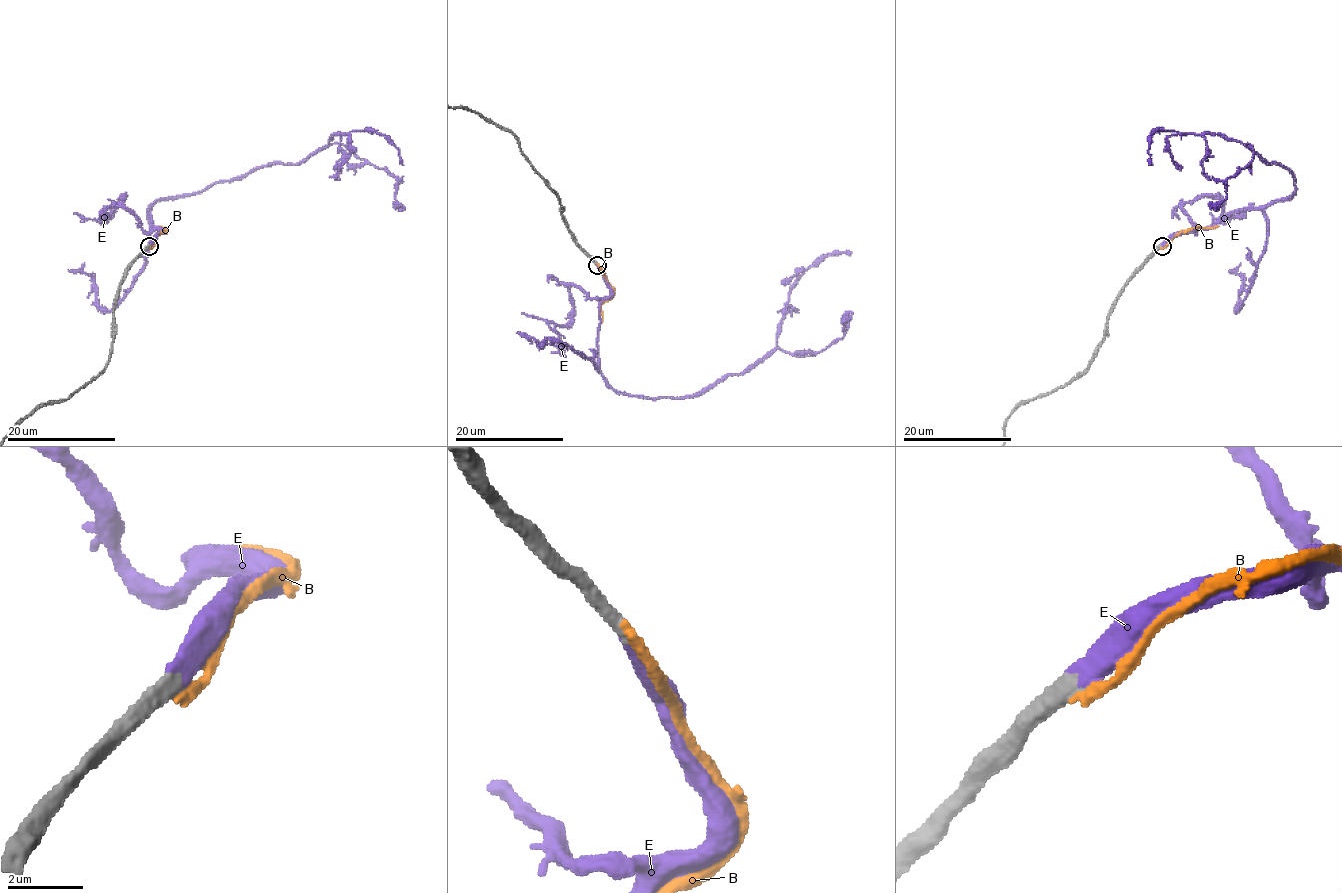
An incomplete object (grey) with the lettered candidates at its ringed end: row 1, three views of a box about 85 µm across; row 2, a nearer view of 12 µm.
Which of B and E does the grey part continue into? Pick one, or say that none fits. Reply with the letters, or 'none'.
E

